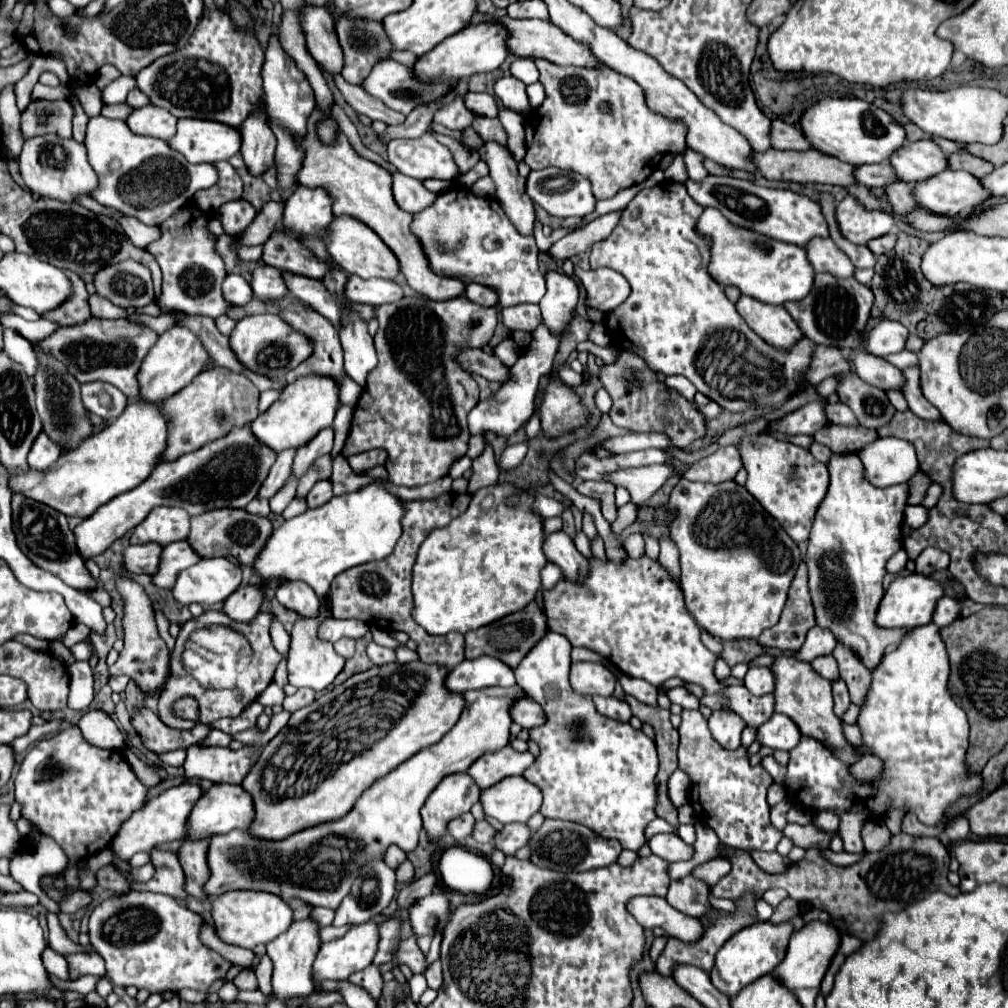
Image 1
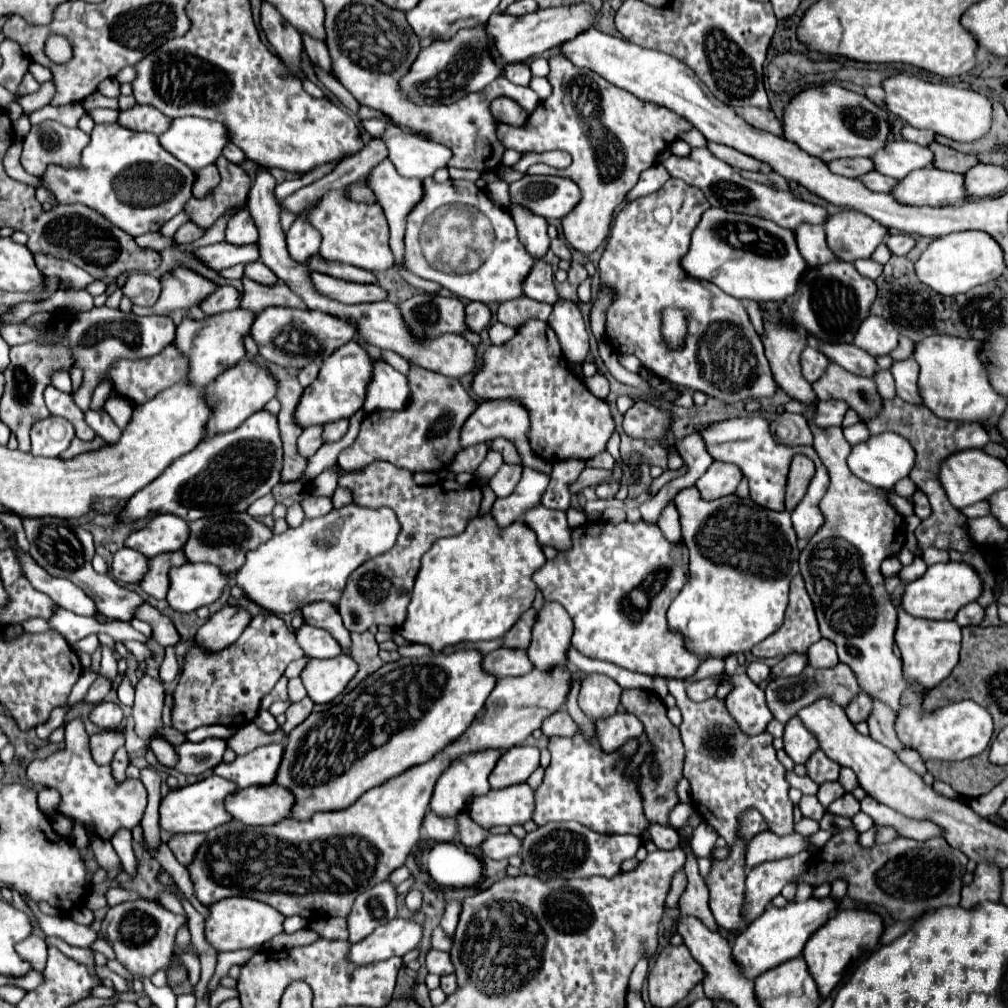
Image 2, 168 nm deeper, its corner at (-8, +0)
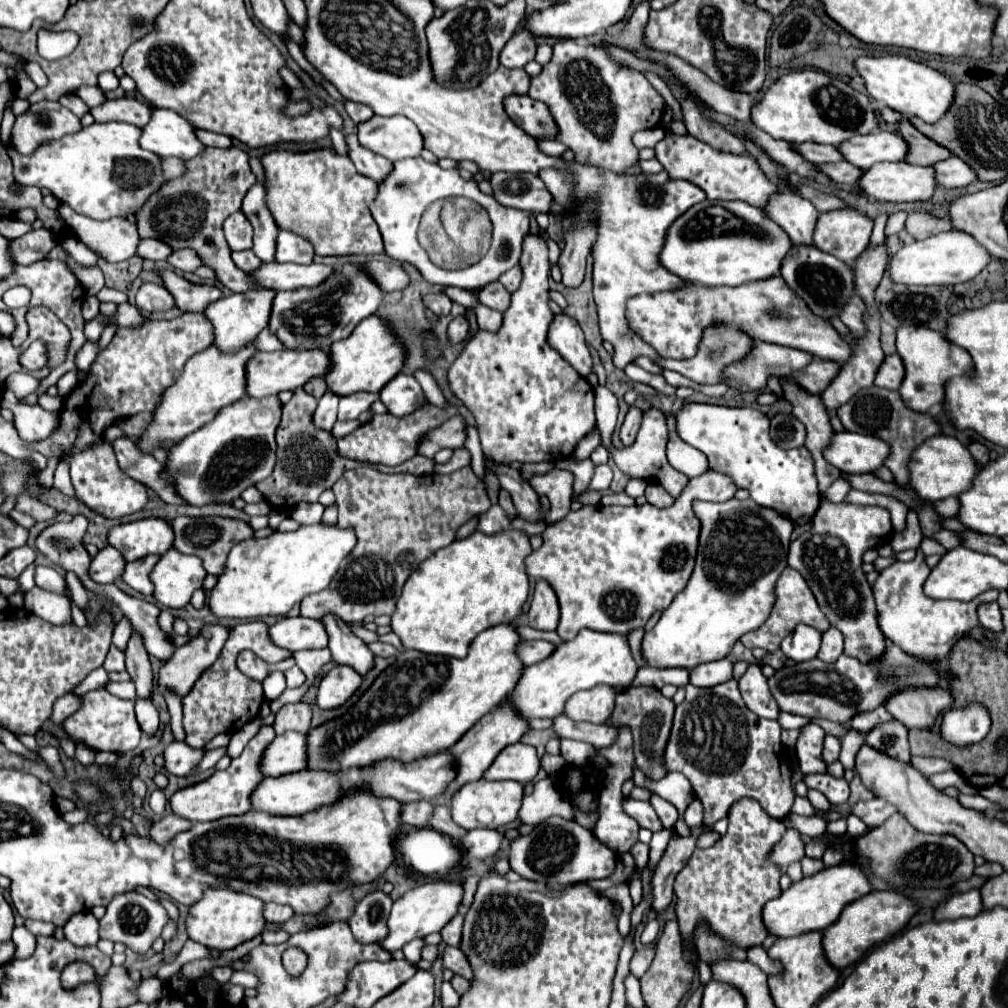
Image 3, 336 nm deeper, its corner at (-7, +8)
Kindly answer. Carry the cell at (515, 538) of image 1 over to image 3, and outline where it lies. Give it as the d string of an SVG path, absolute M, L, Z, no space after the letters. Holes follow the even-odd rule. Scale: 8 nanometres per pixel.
M507 529L495 535L475 531L473 535L453 541L449 547L439 549L433 557L425 559L417 571L411 573L403 587L403 595L397 601L395 613L391 615L391 629L401 639L403 649L415 649L421 653L449 655L463 659L469 651L471 641L485 629L511 623L521 615L521 607L529 595L529 579L525 573L525 557L531 553L529 537L517 529Z

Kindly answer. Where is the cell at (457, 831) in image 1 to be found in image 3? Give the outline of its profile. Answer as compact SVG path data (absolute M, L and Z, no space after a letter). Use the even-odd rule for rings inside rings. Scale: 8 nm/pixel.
M415 801L415 803L401 805L403 827L411 827L411 829L429 827L429 809L433 809L429 801Z

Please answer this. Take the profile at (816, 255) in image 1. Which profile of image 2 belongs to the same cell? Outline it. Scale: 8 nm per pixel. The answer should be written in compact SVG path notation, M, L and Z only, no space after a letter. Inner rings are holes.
M820 225L798 227L796 241L798 241L798 249L800 249L802 257L808 261L810 267L828 265L832 261L838 261L838 257L830 251L830 247L826 243L826 233Z

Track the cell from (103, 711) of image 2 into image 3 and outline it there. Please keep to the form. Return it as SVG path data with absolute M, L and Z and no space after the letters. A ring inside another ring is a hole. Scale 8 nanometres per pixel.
M95 689L81 695L81 707L63 721L63 731L73 743L83 743L93 751L113 751L127 753L137 749L141 739L141 729L133 713L131 699L119 699L111 695L107 689Z

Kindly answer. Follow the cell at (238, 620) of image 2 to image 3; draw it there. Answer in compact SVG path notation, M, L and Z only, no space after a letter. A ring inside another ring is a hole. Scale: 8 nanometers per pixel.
M205 625L201 633L187 645L177 647L173 657L159 669L157 683L185 697L201 673L219 657L229 631L221 625Z

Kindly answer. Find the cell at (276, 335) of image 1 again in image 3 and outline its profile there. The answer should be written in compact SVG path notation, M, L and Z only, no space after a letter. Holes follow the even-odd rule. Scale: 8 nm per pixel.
M343 263L317 287L279 291L273 301L269 329L289 349L329 349L381 305L383 291L359 263Z

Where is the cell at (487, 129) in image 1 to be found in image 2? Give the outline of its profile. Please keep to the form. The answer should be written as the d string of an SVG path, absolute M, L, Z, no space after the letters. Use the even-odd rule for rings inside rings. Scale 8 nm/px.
M562 55L548 59L552 83L552 95L532 111L528 123L512 127L498 123L496 137L506 149L544 153L560 149L572 155L572 165L560 173L560 169L548 165L532 165L530 175L562 175L570 177L582 189L580 205L562 219L564 235L572 247L582 253L592 253L608 235L610 219L618 205L622 205L626 193L638 183L640 173L656 165L662 151L672 145L680 133L694 129L690 121L674 111L634 97L632 93L610 85L590 69L580 69L566 61Z

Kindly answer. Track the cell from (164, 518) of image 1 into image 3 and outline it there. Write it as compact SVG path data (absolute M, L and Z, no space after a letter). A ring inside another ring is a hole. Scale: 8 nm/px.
M141 519L109 529L107 543L131 563L147 555L165 553L173 545L173 529L163 519Z

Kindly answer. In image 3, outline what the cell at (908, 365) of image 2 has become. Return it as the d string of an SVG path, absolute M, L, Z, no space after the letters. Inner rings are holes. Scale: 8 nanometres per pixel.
M897 353L887 355L875 375L875 385L895 391L899 389L903 375L905 375L905 367L901 365L901 357L897 357Z

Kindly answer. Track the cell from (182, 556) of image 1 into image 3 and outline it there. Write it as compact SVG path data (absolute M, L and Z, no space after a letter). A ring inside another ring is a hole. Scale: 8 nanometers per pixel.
M157 555L153 557L143 557L141 561L133 561L133 563L127 563L125 565L125 571L123 571L123 581L143 593L143 595L151 595L153 593L153 585L149 585L149 569L153 569L153 565L157 563Z

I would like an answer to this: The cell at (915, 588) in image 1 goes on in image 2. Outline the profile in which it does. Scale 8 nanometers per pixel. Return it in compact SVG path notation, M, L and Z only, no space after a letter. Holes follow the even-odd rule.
M952 561L936 563L928 567L928 571L920 579L906 583L904 593L900 597L900 609L904 609L912 617L922 617L922 619L952 619L962 605L976 601L980 591L982 591L982 581L978 579L976 571L970 565Z

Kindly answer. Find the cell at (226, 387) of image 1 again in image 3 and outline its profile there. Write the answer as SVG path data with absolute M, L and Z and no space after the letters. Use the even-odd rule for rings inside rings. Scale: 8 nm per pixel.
M281 349L275 353L255 353L255 357L247 365L247 395L257 399L277 395L281 391L293 391L303 387L307 381L315 377L325 377L331 371L329 351L323 349Z

